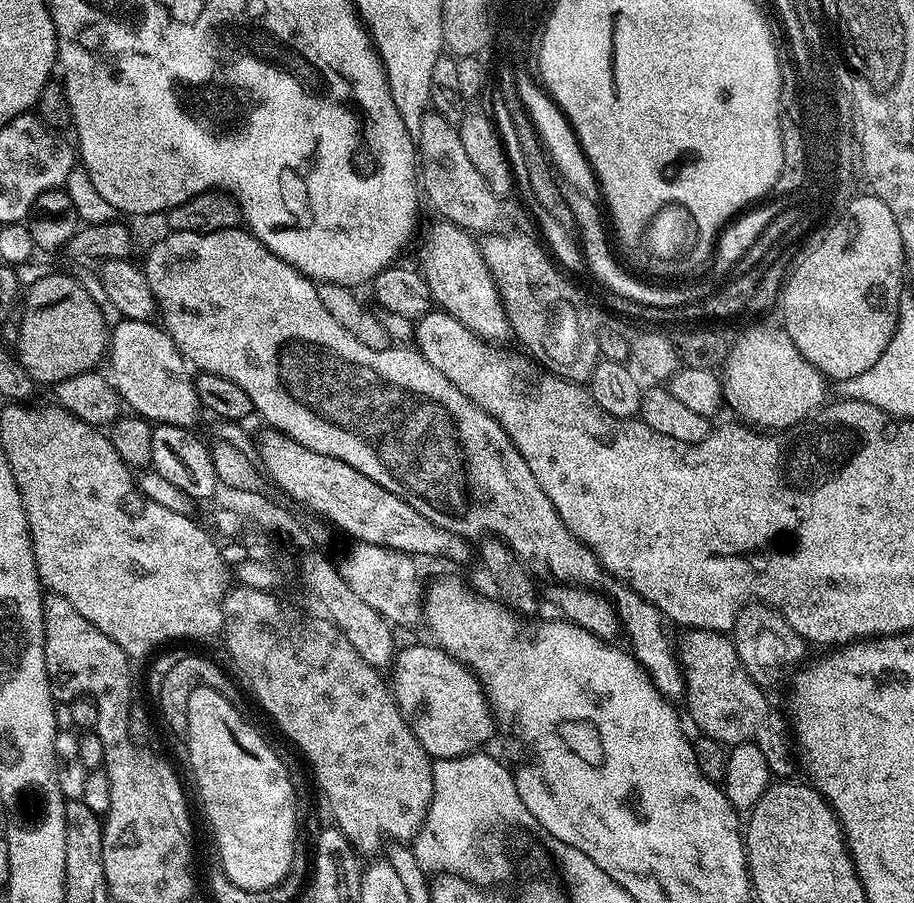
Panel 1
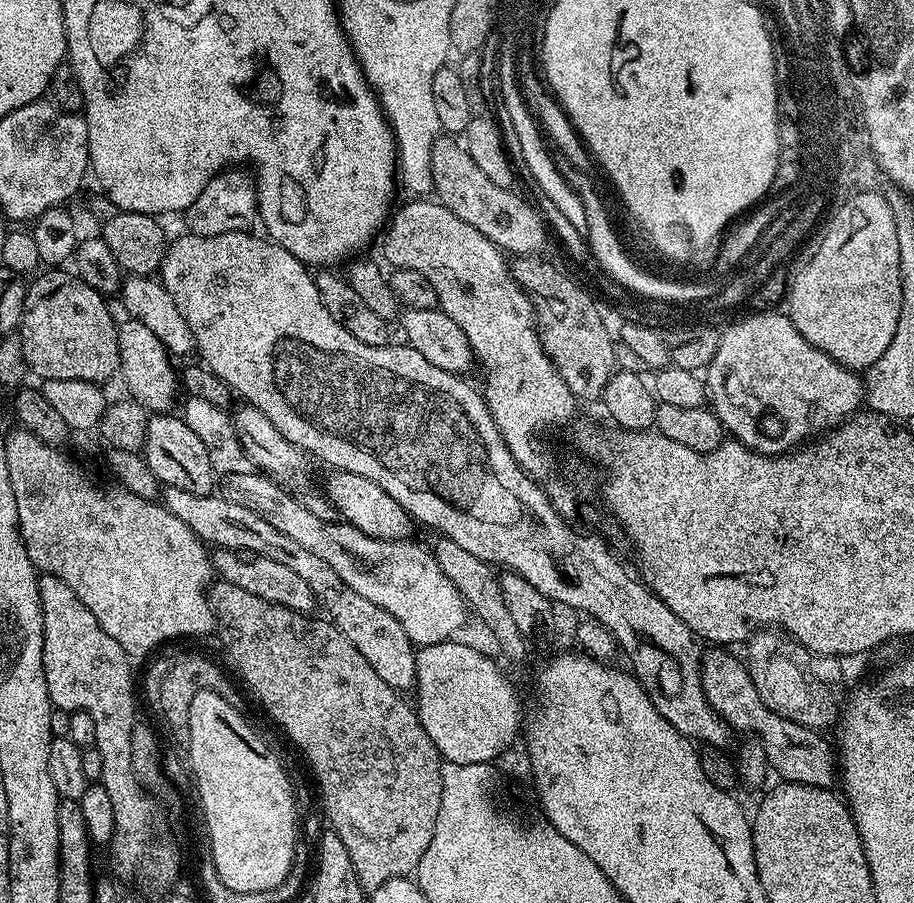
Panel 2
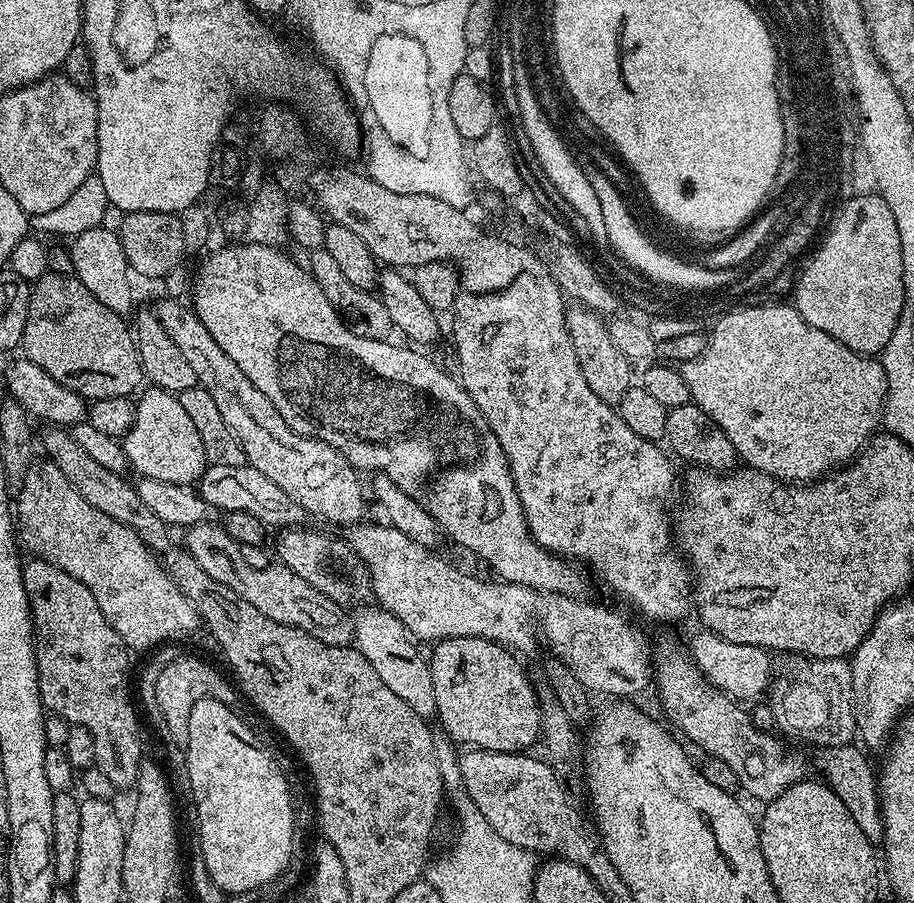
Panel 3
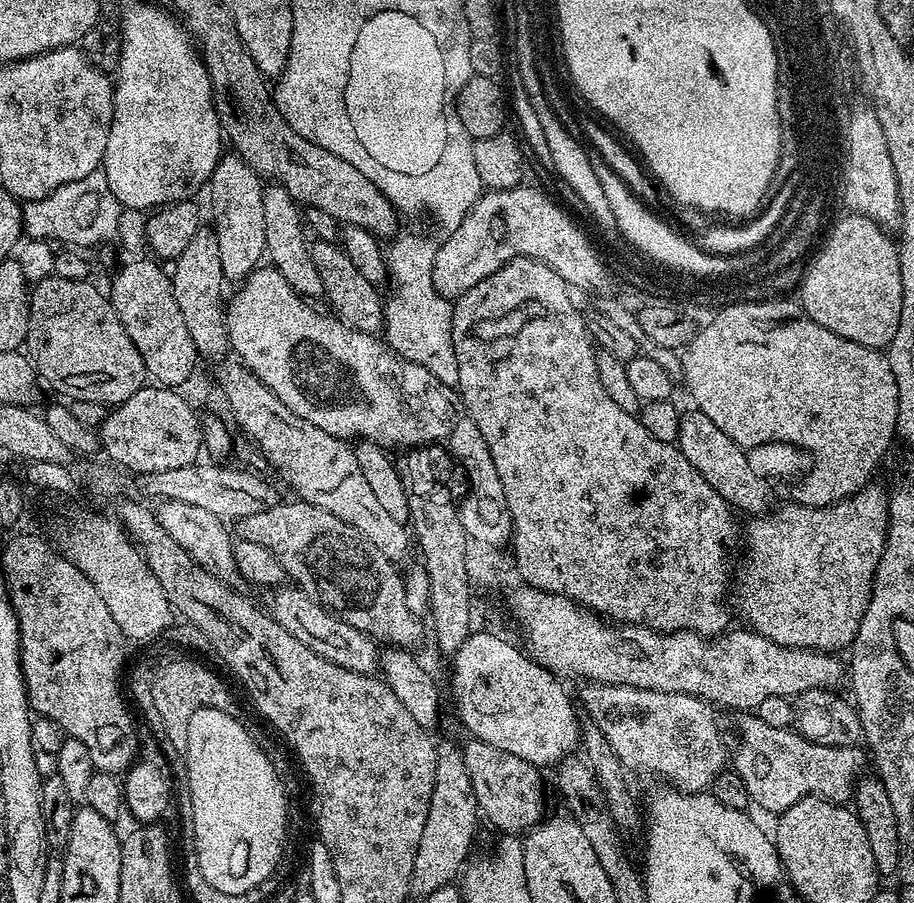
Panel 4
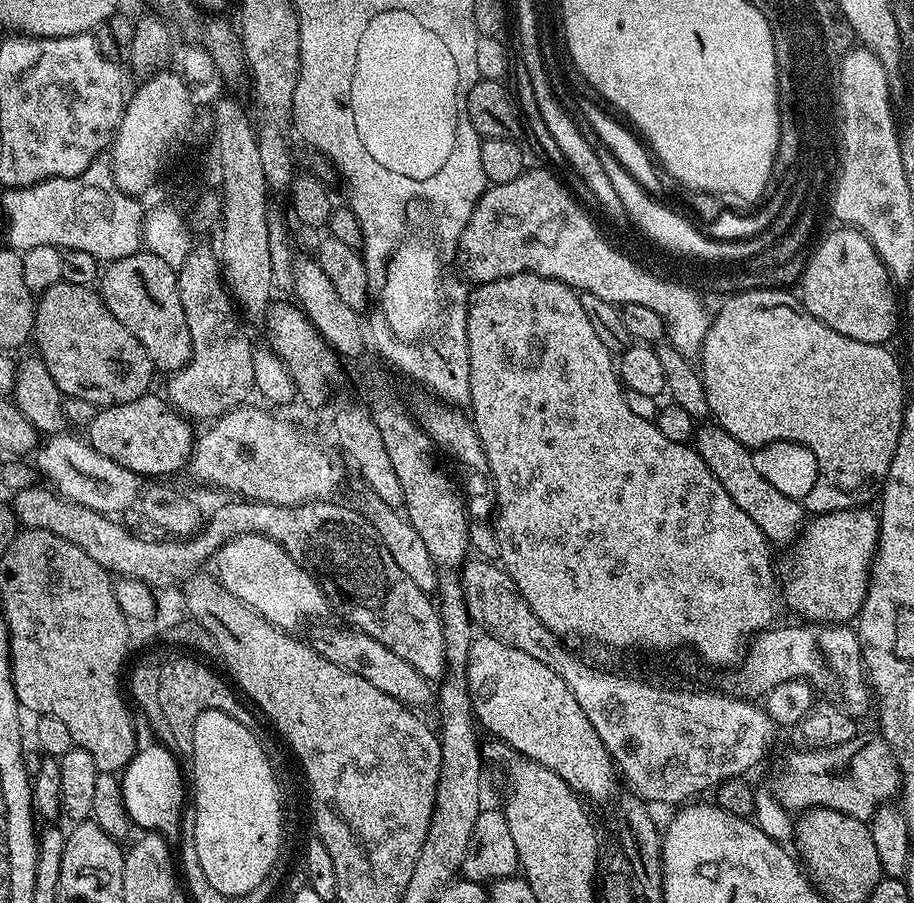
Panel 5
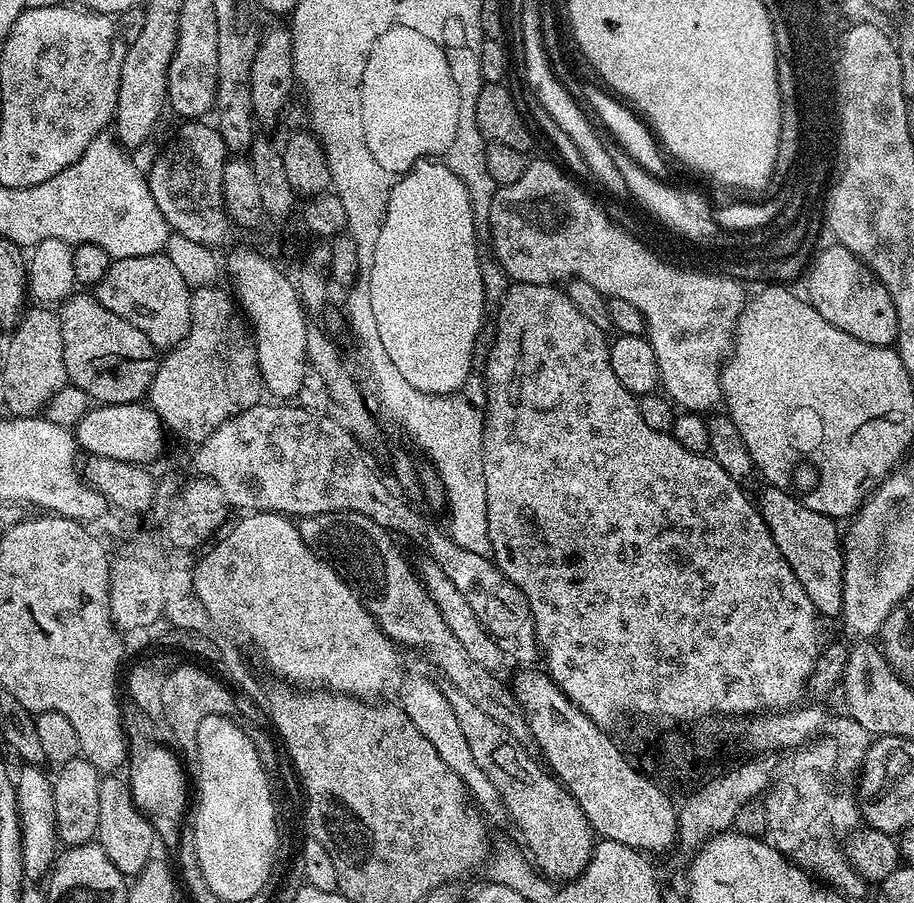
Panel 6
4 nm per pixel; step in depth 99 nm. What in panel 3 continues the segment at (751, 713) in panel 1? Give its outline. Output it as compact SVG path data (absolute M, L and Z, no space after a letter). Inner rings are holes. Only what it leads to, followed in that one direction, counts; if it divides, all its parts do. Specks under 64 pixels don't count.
M833 744L819 749L816 756L816 768L819 779L828 785L838 798L842 798L842 806L850 810L850 818L858 822L858 827L862 834L874 846L880 846L884 843L884 819L880 813L880 786L878 783L878 772L868 761L869 753L863 747L851 744Z

